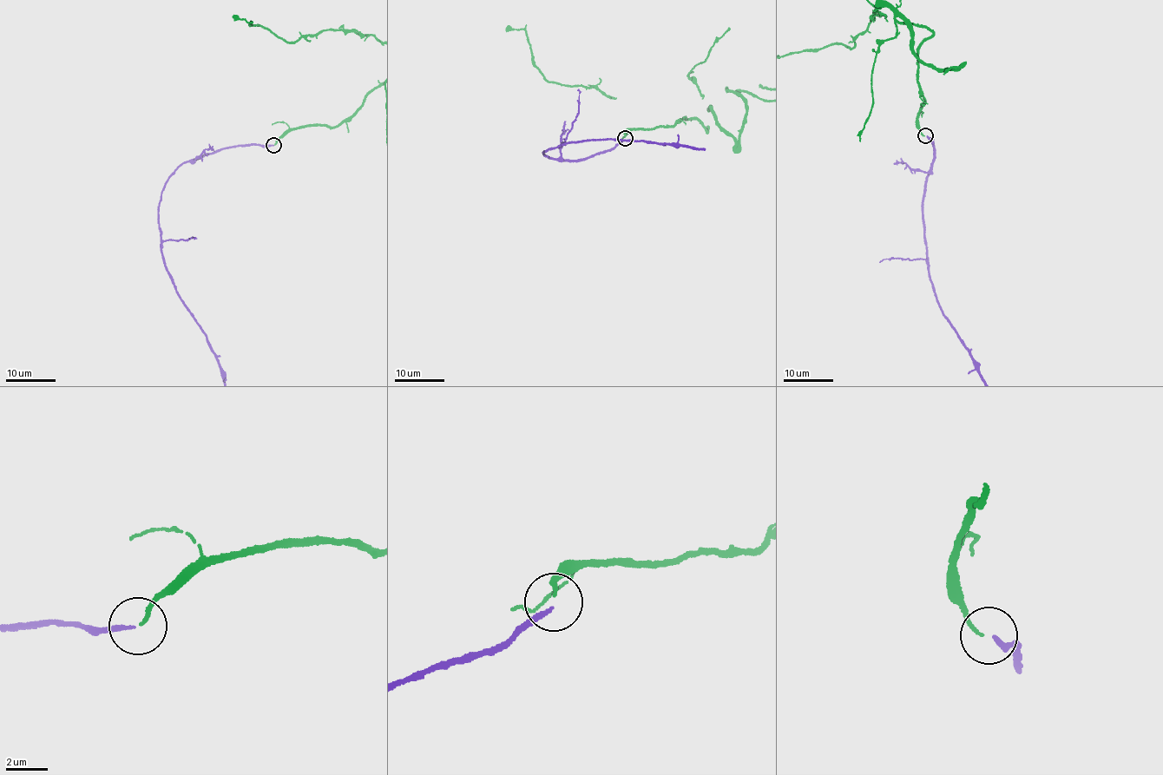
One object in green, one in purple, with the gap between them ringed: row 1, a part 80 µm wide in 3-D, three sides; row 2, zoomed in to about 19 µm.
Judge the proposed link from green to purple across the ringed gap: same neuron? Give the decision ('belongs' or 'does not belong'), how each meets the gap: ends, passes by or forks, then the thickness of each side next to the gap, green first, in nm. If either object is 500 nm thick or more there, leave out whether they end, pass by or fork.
does not belong; green ends; purple ends; calibres 160 and 170 nm

